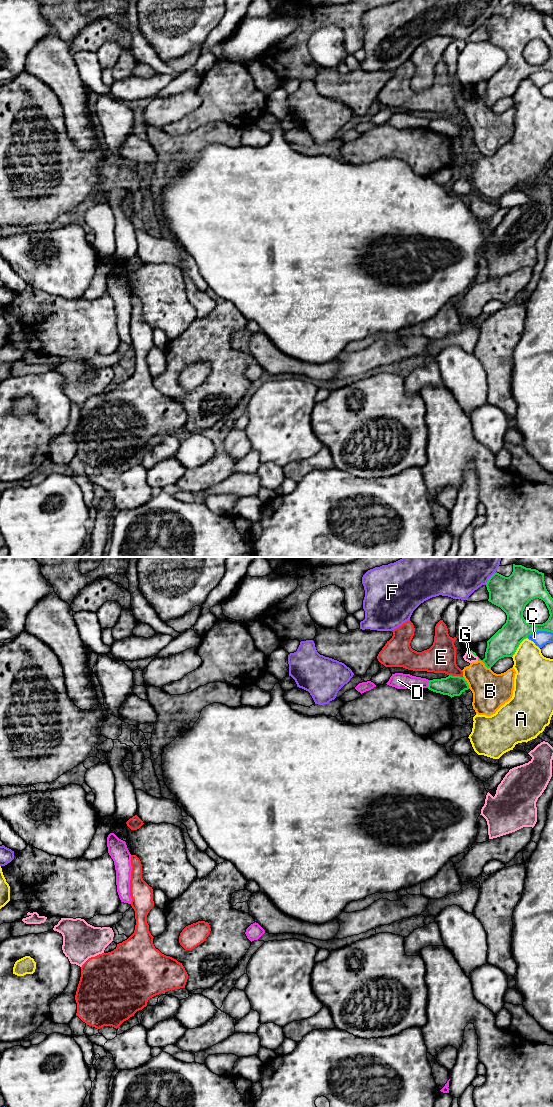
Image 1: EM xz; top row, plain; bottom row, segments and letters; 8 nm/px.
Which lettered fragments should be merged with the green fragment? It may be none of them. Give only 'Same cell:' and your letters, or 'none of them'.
Same cell: none of them

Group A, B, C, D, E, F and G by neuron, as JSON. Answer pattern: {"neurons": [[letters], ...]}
{"neurons": [["A"], ["B"], ["C"], ["D"], ["E"], ["F", "G"]]}

